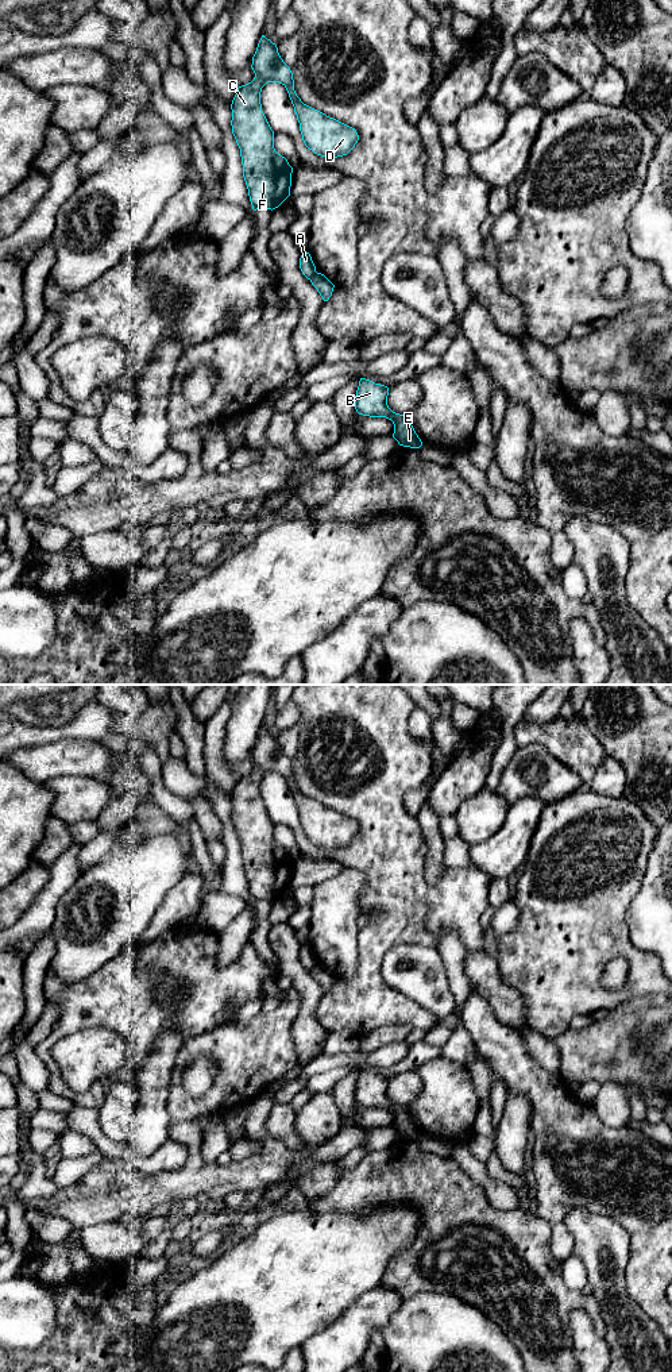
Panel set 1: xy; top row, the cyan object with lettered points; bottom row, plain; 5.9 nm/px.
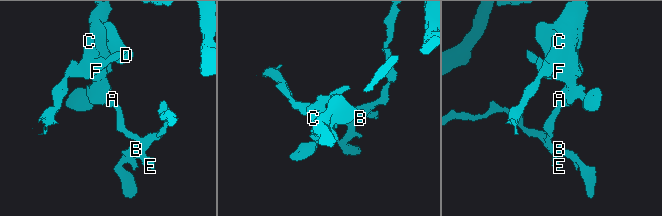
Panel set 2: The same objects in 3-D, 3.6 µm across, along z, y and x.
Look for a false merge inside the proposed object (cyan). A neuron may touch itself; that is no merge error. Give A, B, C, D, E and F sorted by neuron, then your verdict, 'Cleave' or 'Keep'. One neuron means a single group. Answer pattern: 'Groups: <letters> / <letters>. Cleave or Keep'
Groups: A C D F / B E. Cleave

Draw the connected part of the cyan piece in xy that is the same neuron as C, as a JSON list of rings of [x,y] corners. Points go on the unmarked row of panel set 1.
[[[262,727],[251,756],[255,768],[251,774],[237,779],[232,791],[232,825],[240,840],[243,868],[248,880],[252,901],[275,901],[289,887],[291,878],[293,859],[287,851],[278,845],[274,840],[274,822],[271,821],[260,795],[260,783],[267,774],[282,775],[291,791],[300,822],[305,837],[314,845],[325,849],[337,849],[347,847],[358,835],[359,826],[355,820],[327,808],[325,805],[304,795],[294,782],[294,771],[290,759],[283,754],[278,744],[278,739],[264,727]]]

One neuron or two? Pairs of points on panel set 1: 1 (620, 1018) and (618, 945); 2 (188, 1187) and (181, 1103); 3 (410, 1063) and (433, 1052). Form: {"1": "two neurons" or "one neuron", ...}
{"1": "two neurons", "2": "two neurons", "3": "one neuron"}

